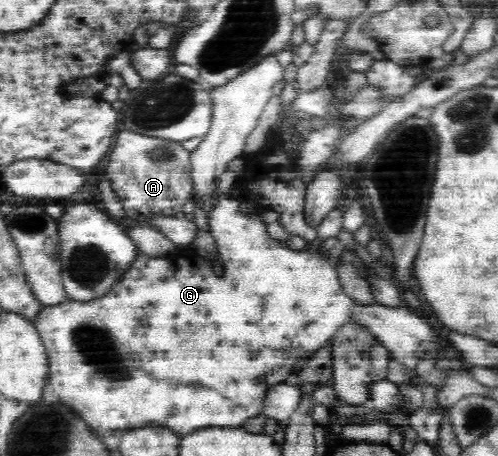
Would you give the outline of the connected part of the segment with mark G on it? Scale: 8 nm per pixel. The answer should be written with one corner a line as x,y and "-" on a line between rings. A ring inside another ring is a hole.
220,195
213,209
207,212
207,223
209,224
209,234
217,243
217,252
222,260
227,261
227,275
217,277
215,271
211,269
211,261
201,259
201,269
195,265
195,261
185,261
179,255
175,257
148,257
139,252
135,261
131,263
129,271
123,273
123,277
113,284
108,294
91,301
68,300
65,304
55,306
45,306
39,315
35,317
34,326
37,328
48,355
48,365
50,382
53,385
53,395
56,399
65,401
69,407
73,407
83,421
99,435
115,431
115,429
129,429
129,427
143,427
143,425
163,425
175,432
179,437
193,434
197,430
210,427
242,427
243,423
251,417
262,413
266,393
274,385
284,382
289,375
295,371
295,366
303,364
311,359
312,355
321,350
322,347
332,339
335,331
343,327
345,323
351,323
351,319
357,319
363,327
366,327
375,339
381,340
383,347
390,351
392,360
402,363
412,374
418,366
417,363
426,357
431,350
439,350
439,354
445,355
447,343
443,341
443,349
431,349
437,347
437,331
423,319
413,313
409,313
408,307
387,307
380,304
362,305
354,301
341,287
339,282
338,268
345,258
333,261
322,253
319,253
316,245
312,245
310,250
293,251
285,243
271,239
267,232
267,224
261,217
255,214
242,214
237,211
239,202
227,195

